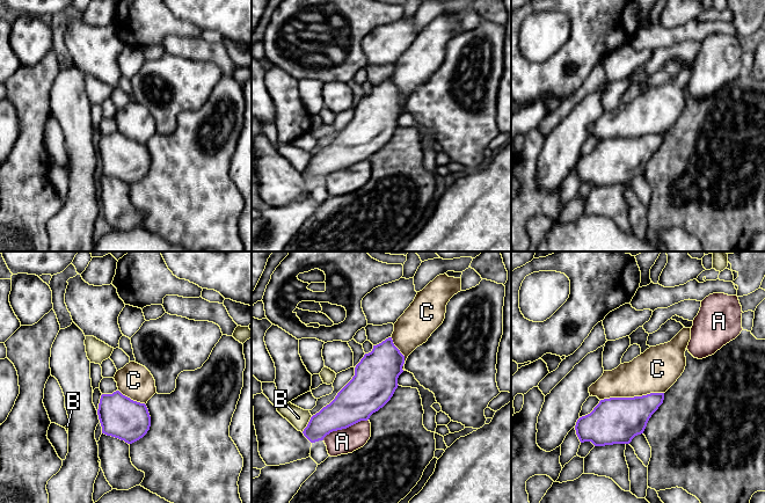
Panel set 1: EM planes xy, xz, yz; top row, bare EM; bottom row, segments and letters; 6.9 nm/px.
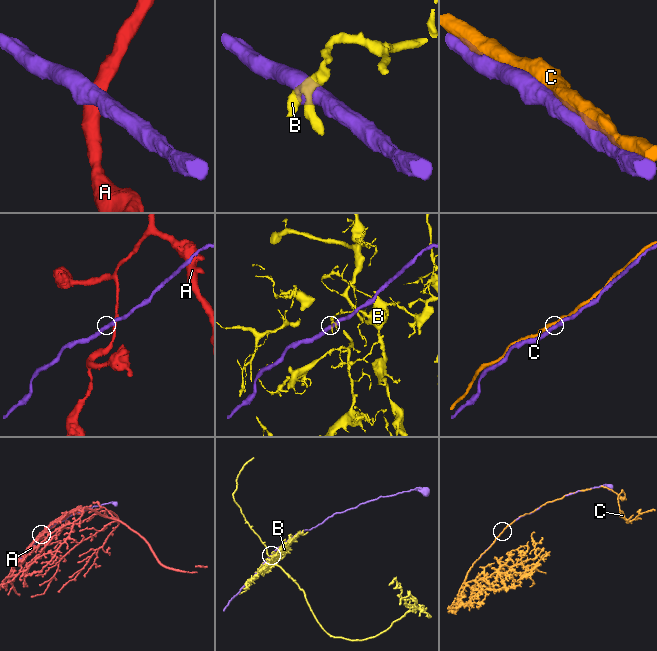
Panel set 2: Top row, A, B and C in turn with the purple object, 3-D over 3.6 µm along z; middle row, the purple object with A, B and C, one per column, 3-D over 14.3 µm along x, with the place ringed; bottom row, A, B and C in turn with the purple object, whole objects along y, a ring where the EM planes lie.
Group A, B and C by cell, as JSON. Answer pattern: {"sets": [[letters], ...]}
{"sets": [["A"], ["B"], ["C"]]}

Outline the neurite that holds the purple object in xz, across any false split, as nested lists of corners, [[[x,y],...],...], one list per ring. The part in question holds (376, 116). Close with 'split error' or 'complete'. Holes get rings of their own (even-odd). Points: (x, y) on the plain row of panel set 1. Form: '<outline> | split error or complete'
[[[392,78],[373,86],[356,105],[352,119],[329,145],[311,158],[304,176],[315,183],[333,172],[367,161],[393,137],[403,104],[405,96]]] | complete

